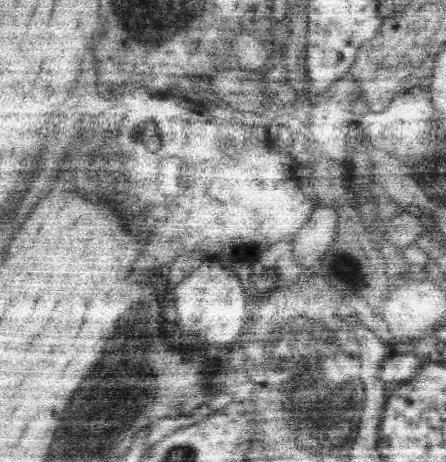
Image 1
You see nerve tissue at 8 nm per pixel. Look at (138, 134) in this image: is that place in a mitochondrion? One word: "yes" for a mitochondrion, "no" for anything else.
no

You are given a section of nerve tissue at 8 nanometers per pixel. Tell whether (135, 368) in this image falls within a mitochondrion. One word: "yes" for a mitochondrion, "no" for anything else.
yes

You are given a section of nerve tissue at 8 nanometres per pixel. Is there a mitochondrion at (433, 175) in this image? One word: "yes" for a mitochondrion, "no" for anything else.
no

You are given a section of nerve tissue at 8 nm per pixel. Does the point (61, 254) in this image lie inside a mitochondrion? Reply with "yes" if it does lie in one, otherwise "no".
no

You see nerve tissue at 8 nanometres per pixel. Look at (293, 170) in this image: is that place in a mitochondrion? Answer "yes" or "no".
no

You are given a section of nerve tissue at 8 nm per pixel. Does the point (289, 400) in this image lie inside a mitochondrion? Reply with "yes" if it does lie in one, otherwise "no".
yes

